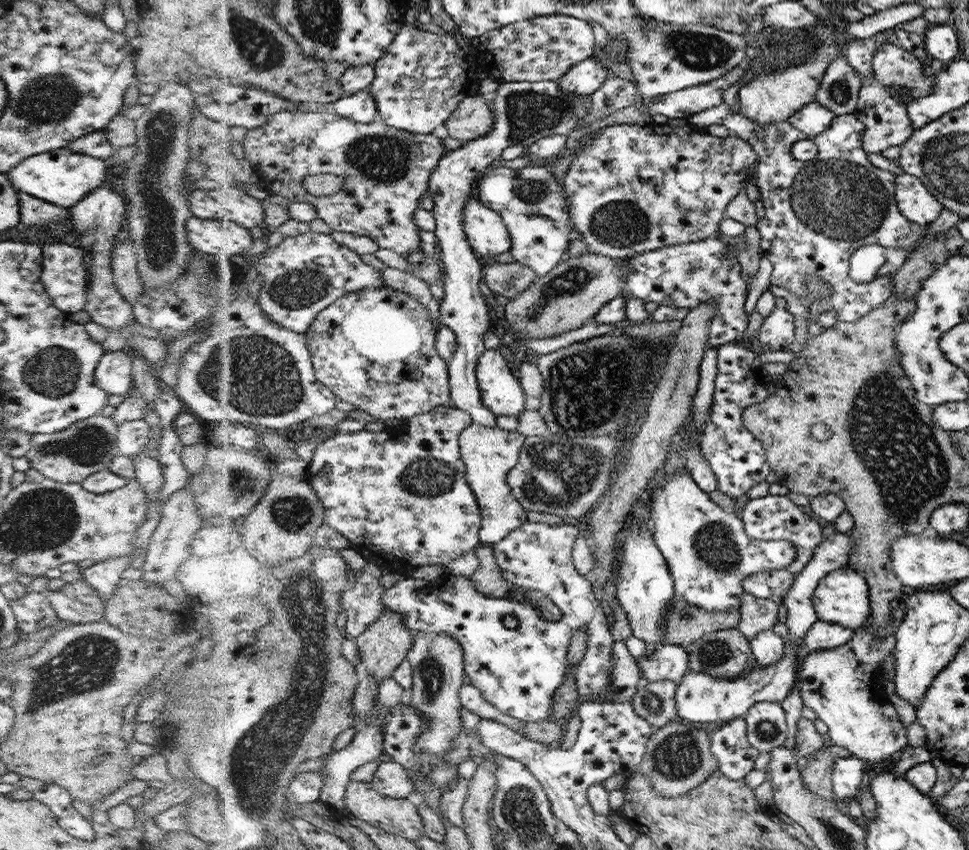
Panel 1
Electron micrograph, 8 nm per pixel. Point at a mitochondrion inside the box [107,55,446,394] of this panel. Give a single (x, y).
(159, 138)

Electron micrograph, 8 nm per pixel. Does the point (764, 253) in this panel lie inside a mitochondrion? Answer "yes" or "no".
no

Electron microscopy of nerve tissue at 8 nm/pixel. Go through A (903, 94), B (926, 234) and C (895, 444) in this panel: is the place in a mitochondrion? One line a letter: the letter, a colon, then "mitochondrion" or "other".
A: other
B: other
C: mitochondrion

